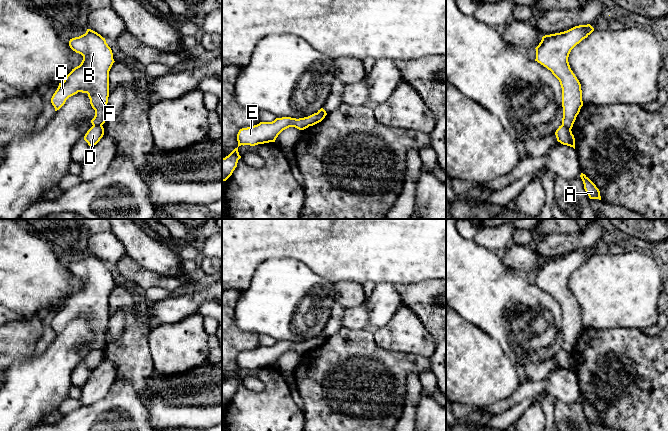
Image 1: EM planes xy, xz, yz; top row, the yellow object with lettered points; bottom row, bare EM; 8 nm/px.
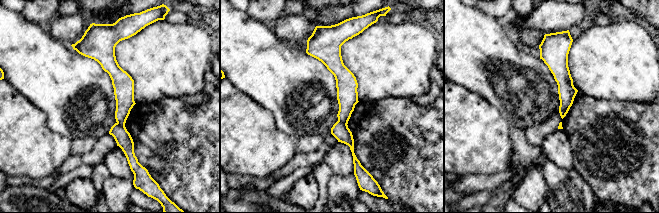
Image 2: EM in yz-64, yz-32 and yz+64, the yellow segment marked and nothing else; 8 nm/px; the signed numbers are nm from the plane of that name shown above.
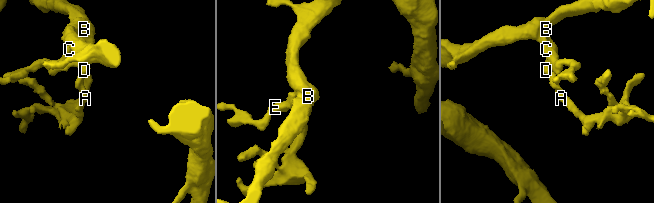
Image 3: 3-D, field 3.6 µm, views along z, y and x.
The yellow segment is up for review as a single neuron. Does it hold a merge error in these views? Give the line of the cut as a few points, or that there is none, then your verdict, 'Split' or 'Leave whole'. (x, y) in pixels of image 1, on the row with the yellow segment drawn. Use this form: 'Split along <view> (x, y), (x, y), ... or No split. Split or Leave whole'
Split along xy (93, 124), (101, 125). Split

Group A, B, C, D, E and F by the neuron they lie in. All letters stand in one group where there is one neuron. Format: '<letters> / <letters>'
A D / B C E F

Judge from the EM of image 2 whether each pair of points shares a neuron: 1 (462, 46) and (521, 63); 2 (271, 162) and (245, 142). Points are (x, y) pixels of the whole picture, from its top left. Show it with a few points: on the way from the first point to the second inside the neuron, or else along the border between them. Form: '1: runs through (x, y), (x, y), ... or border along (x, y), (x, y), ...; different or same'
1: runs through (477, 54), (485, 61), (501, 61), (506, 63); same
2: runs through (265, 156), (251, 145); same

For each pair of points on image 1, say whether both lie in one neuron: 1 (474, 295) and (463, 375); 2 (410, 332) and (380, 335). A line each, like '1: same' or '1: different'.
1: different
2: same

